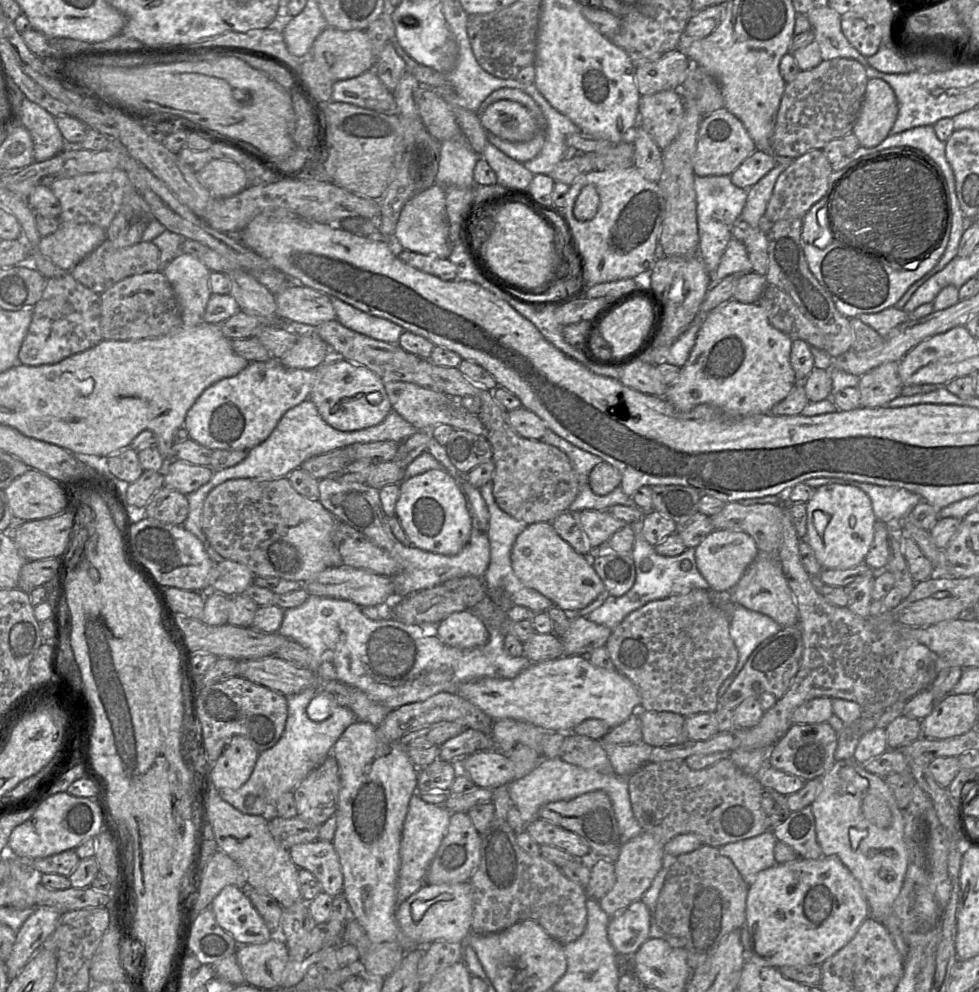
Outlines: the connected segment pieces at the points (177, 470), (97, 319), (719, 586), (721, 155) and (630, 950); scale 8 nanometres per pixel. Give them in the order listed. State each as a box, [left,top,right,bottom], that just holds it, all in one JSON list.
[[163,460,213,495],[18,272,103,366],[695,529,759,592],[692,107,756,176],[607,899,650,957]]

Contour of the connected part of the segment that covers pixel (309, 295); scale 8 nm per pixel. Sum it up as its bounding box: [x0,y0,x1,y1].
[275,283,337,327]

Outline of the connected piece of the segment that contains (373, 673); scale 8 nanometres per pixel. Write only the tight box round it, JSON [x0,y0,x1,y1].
[278,595,532,711]

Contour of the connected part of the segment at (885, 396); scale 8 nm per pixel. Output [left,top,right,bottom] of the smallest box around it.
[857,362,901,408]

